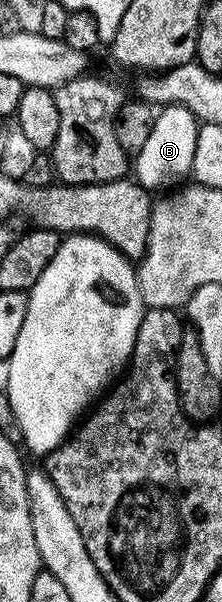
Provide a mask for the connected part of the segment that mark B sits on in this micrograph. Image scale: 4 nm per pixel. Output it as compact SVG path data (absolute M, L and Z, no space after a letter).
M168 104L160 107L149 139L133 156L133 176L138 184L148 190L171 190L182 185L186 181L183 179L191 176L193 150L197 150L197 134L200 127L200 121L196 120L194 114L185 106Z

